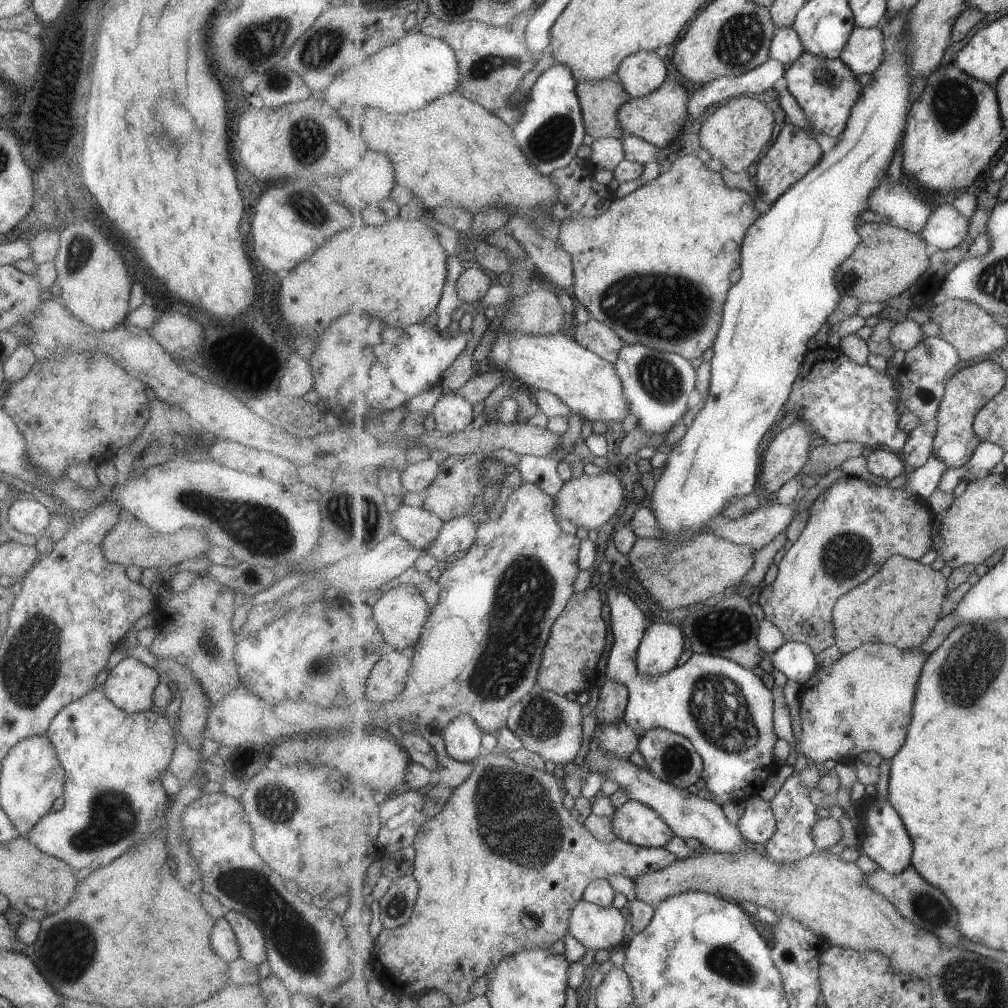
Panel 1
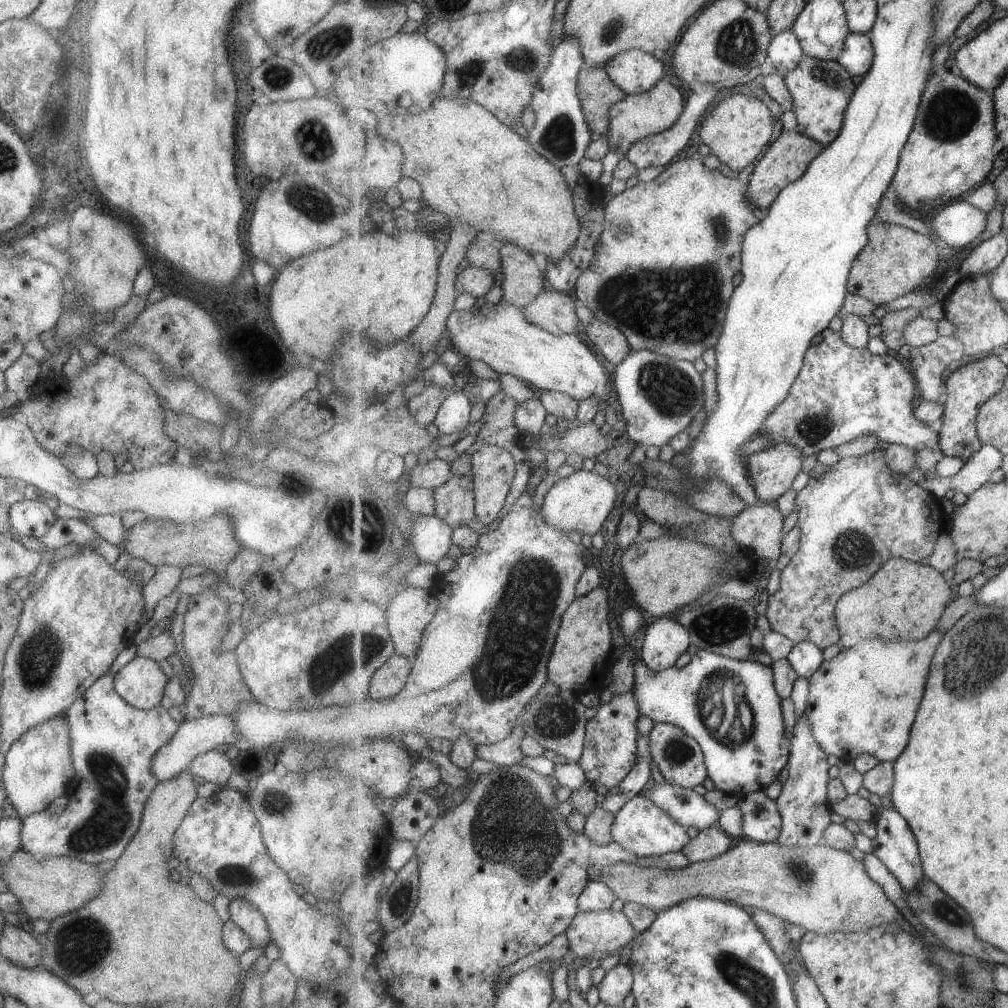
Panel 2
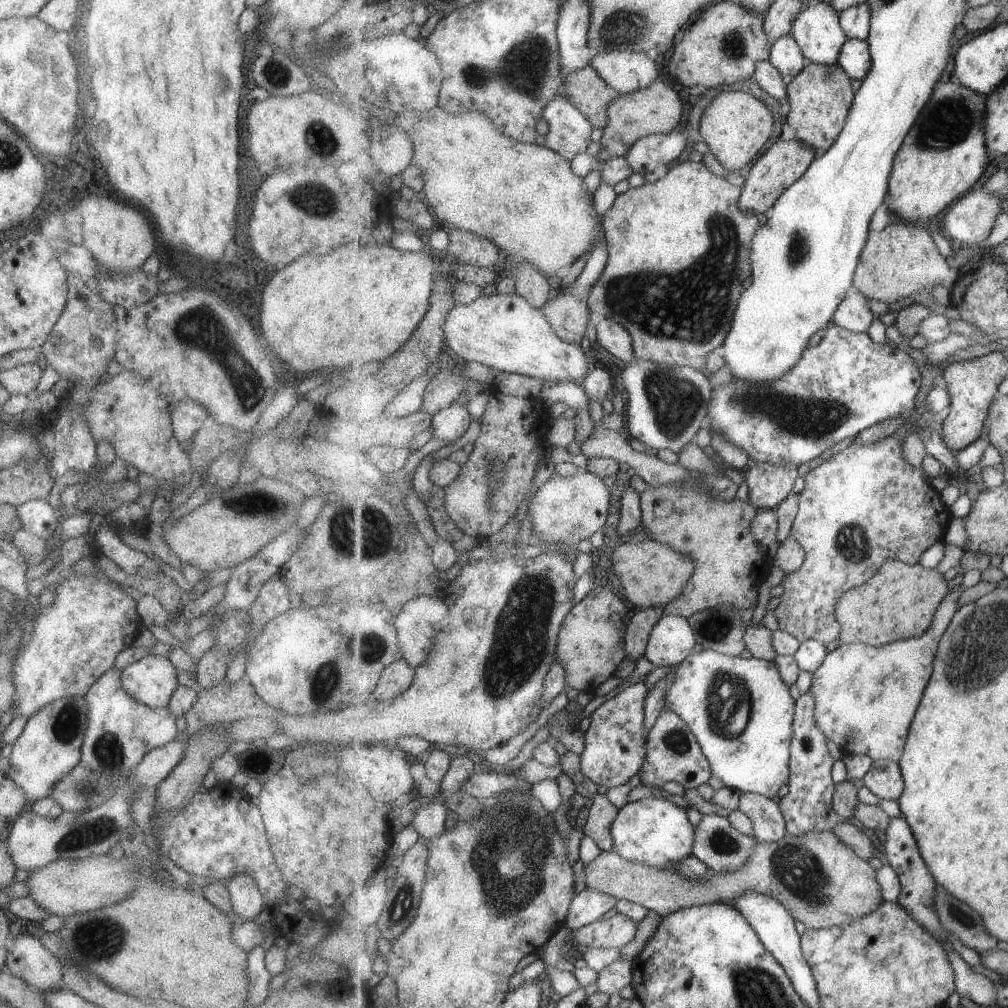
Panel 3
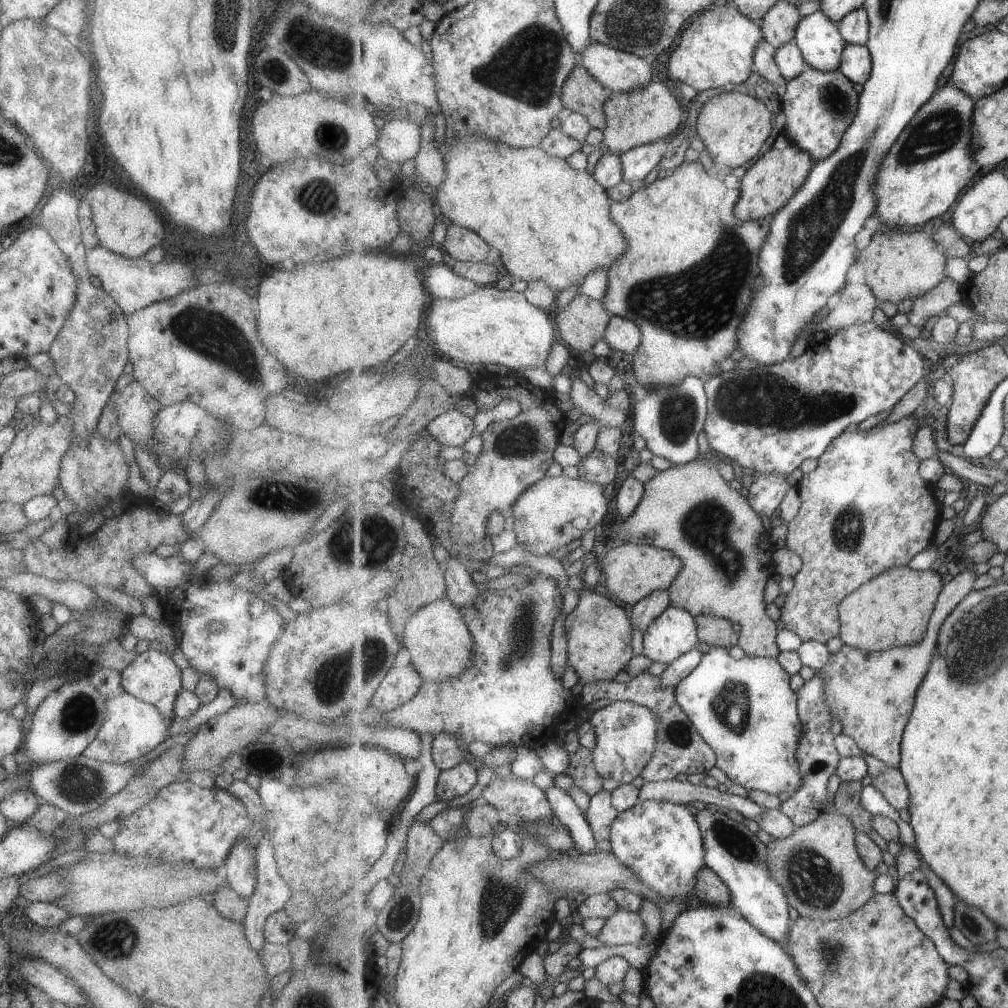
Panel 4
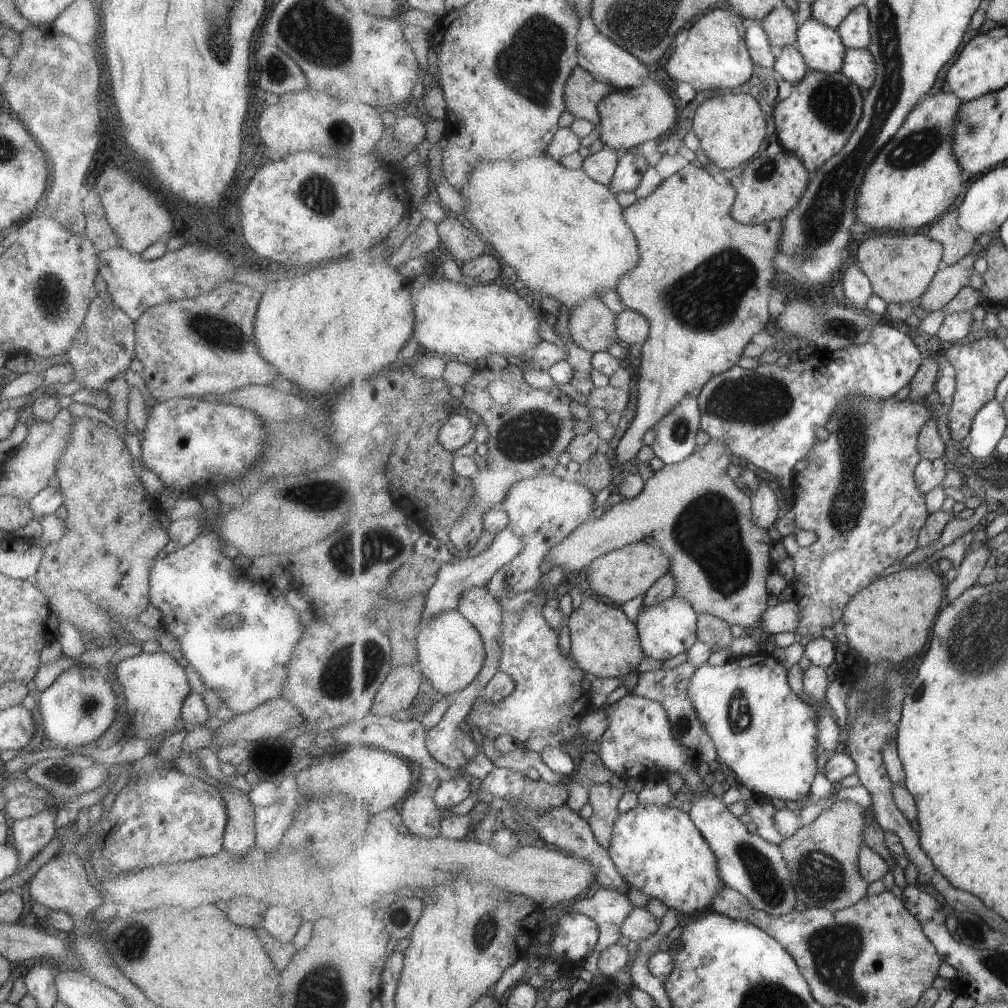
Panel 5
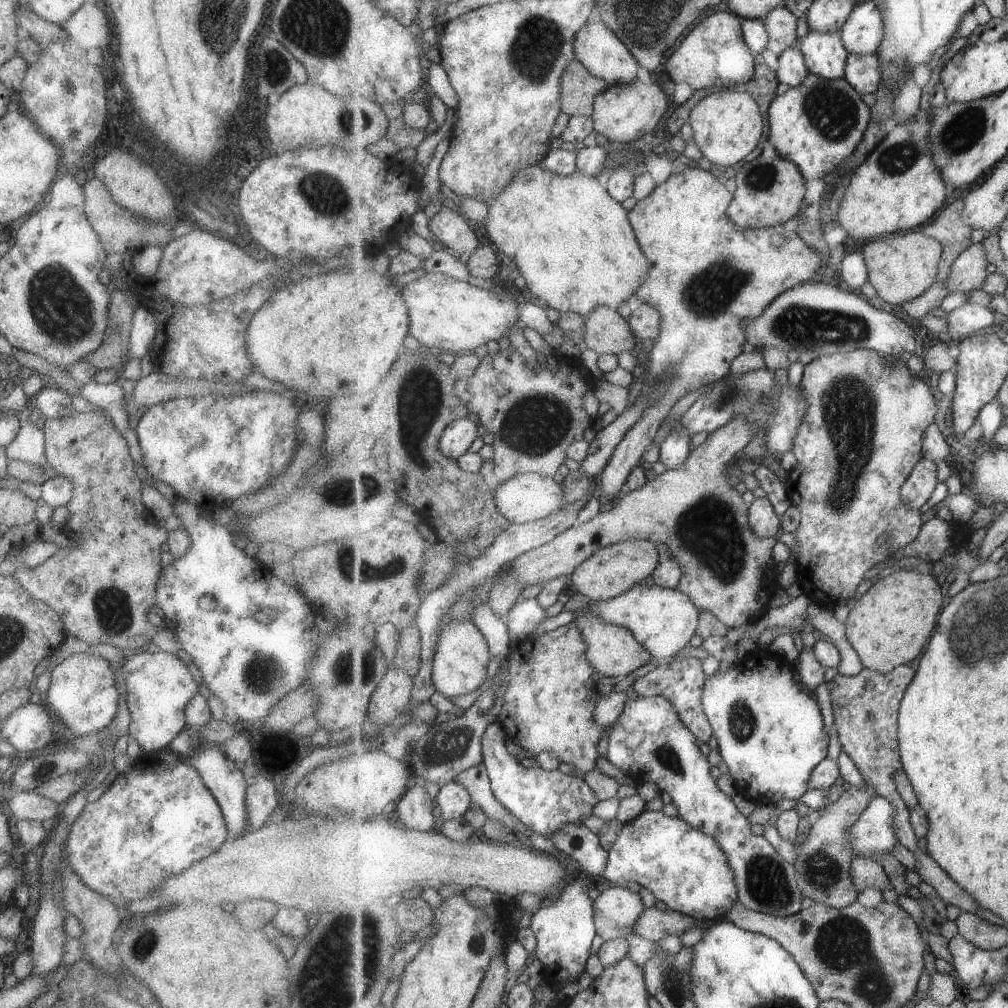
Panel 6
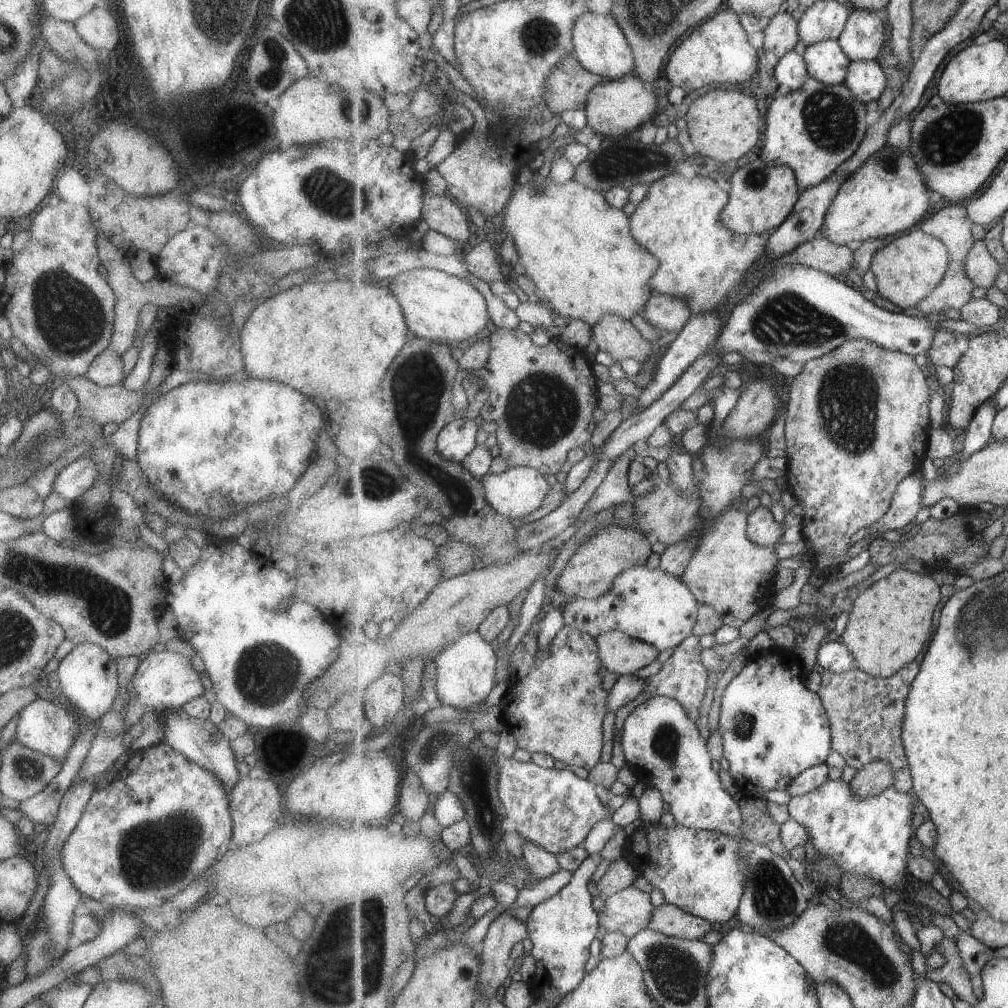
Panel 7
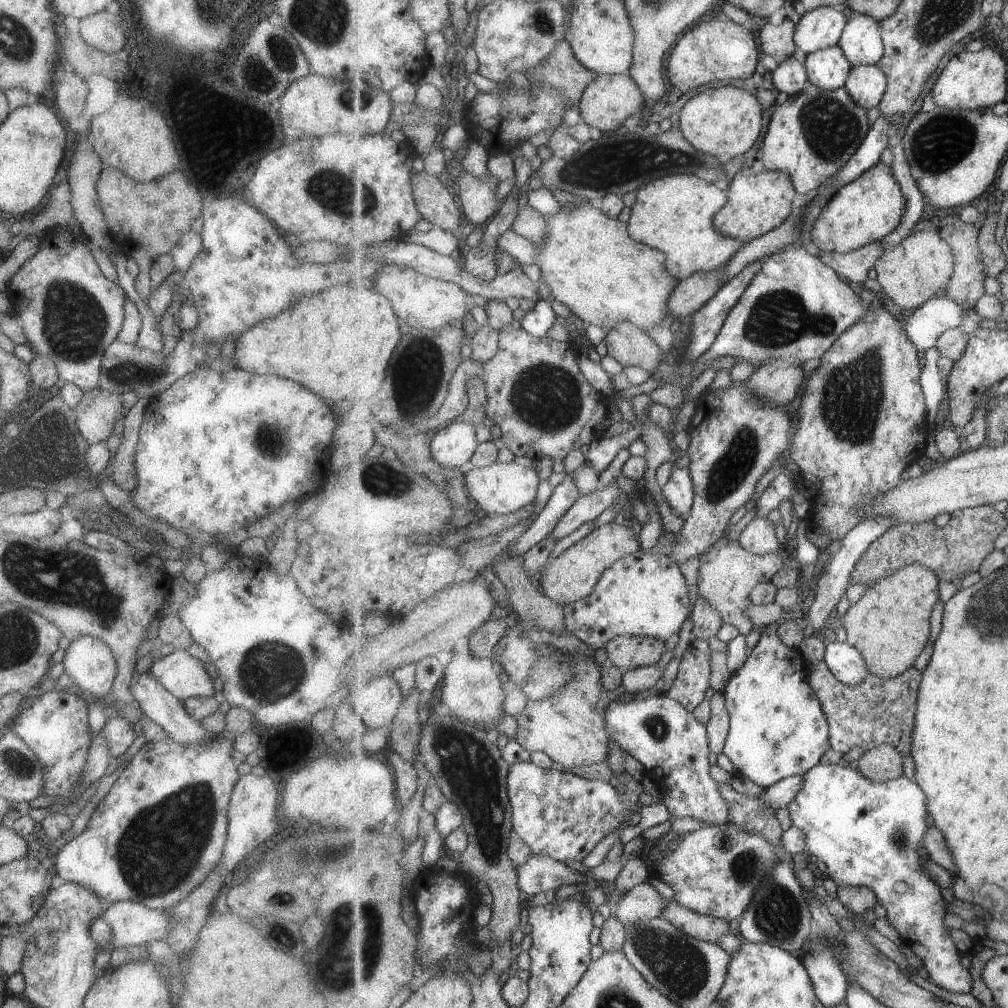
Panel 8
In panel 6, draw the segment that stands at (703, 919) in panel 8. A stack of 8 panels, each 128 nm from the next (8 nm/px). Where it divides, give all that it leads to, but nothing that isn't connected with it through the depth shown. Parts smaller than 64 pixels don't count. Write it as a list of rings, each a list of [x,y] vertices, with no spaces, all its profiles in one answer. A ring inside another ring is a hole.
[[[646,908],[636,920],[634,932],[637,936],[652,940],[656,944],[667,936],[683,936],[696,926],[696,918],[688,914],[666,908]]]

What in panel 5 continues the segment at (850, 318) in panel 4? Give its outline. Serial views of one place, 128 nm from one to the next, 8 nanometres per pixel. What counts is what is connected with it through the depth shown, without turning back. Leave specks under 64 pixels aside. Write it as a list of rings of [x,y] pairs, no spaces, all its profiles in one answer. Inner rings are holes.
[[[859,263],[849,266],[842,281],[845,292],[844,300],[857,310],[866,309],[867,300],[874,293],[872,282],[866,275],[866,272],[859,267]]]

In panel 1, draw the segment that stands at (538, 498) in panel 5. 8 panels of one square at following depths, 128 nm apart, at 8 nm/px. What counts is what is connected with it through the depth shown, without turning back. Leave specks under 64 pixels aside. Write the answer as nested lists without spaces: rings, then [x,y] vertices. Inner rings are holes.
[[[583,473],[582,476],[567,481],[555,498],[557,516],[569,520],[576,527],[597,530],[611,520],[617,514],[617,510],[623,506],[625,488],[623,488],[621,480],[611,473],[595,476]]]

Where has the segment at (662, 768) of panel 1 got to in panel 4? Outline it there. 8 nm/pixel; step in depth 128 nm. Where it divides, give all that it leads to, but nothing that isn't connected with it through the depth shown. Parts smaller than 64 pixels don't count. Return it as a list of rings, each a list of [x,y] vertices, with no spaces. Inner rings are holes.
[[[641,673],[632,678],[627,684],[617,684],[614,681],[601,681],[589,683],[578,697],[578,705],[585,707],[597,700],[619,699],[638,700],[643,705],[650,704],[652,712],[657,718],[657,751],[653,752],[653,760],[647,764],[642,778],[646,782],[675,780],[677,774],[708,776],[709,770],[717,765],[717,754],[697,732],[691,718],[685,714],[685,710],[675,698],[675,686],[661,688],[661,678],[651,674]]]

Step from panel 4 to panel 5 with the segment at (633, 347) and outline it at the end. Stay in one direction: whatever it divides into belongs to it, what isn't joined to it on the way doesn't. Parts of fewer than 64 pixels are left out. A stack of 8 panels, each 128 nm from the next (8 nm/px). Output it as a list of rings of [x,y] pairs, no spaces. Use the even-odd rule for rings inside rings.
[[[635,309],[619,313],[616,325],[620,344],[623,346],[644,345],[650,335],[650,320]]]

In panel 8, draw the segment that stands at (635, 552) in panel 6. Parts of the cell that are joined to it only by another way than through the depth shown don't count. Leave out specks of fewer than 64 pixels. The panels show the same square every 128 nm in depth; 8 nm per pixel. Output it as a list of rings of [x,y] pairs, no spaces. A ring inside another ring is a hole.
[[[613,523],[599,526],[559,556],[551,559],[538,578],[538,585],[546,596],[563,606],[589,598],[593,594],[593,590],[597,588],[597,582],[603,578],[605,570],[609,570],[621,558],[625,560],[625,556],[631,556],[640,550],[639,536],[633,532],[631,527],[627,528]]]

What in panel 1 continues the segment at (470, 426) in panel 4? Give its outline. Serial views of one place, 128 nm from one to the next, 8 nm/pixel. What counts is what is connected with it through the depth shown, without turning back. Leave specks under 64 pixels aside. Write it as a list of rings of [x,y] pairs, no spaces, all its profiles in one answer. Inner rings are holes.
[[[445,391],[433,409],[436,428],[445,434],[456,434],[470,428],[473,422],[473,404],[463,396]]]

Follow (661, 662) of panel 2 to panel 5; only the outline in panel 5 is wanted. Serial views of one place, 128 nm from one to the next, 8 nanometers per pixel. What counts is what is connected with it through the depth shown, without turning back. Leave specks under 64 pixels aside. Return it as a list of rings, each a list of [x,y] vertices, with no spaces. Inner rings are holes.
[[[673,595],[671,598],[653,606],[642,605],[636,620],[642,647],[646,656],[655,660],[669,660],[681,652],[697,646],[698,612],[684,598]]]

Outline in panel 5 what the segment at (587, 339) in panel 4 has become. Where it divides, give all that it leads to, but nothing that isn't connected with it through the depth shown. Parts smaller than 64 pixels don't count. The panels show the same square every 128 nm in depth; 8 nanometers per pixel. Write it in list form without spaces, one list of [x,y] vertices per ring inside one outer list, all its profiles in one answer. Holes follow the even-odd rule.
[[[591,297],[586,300],[581,306],[571,311],[571,318],[569,320],[569,334],[577,346],[589,350],[595,354],[609,350],[613,344],[620,344],[617,330],[617,317],[603,300],[597,297]]]

